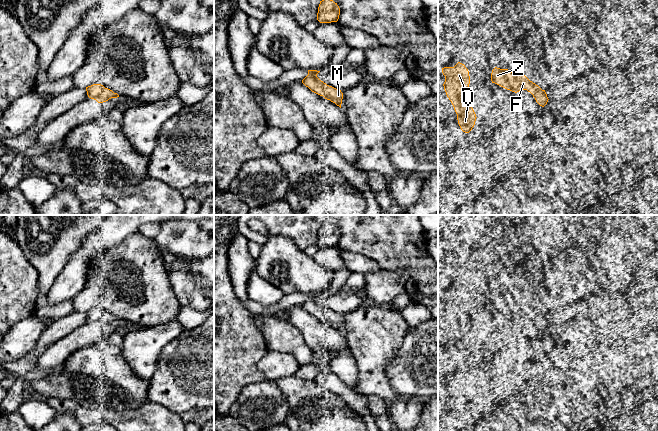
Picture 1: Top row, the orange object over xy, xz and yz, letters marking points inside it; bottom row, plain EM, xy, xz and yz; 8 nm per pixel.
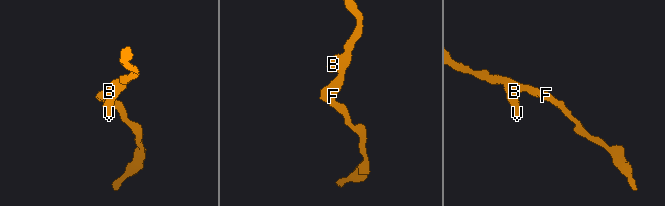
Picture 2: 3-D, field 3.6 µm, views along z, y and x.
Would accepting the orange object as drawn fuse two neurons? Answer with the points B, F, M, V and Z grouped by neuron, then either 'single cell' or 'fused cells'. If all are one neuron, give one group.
groups B F M V Z; single cell

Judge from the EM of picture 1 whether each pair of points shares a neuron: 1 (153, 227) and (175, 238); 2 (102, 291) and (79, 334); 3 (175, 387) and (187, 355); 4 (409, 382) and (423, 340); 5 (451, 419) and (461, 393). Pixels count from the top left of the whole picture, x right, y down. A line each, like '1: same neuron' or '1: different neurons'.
1: different neurons
2: different neurons
3: same neuron
4: same neuron
5: different neurons

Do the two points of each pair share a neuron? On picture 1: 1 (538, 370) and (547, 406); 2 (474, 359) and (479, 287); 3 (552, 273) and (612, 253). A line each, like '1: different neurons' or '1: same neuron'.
1: same neuron
2: same neuron
3: same neuron

